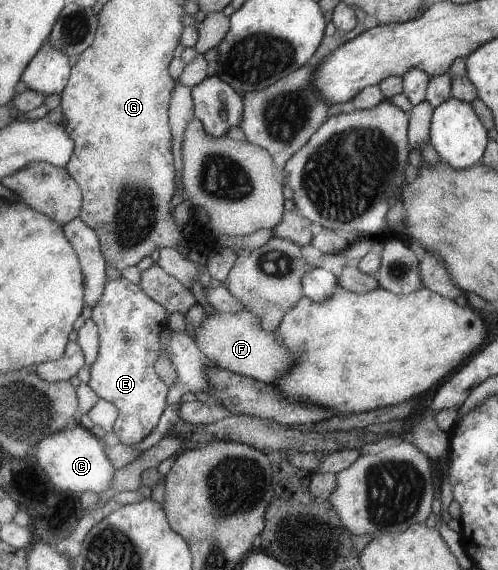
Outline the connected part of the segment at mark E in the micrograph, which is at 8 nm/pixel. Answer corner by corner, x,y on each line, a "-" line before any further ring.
120,277
106,280
103,294
92,308
91,319
99,328
99,352
90,367
88,384
100,399
112,402
118,408
110,439
125,445
138,445
154,430
168,404
168,386
154,370
154,360
158,358
158,334
166,322
166,309
150,300
138,284

